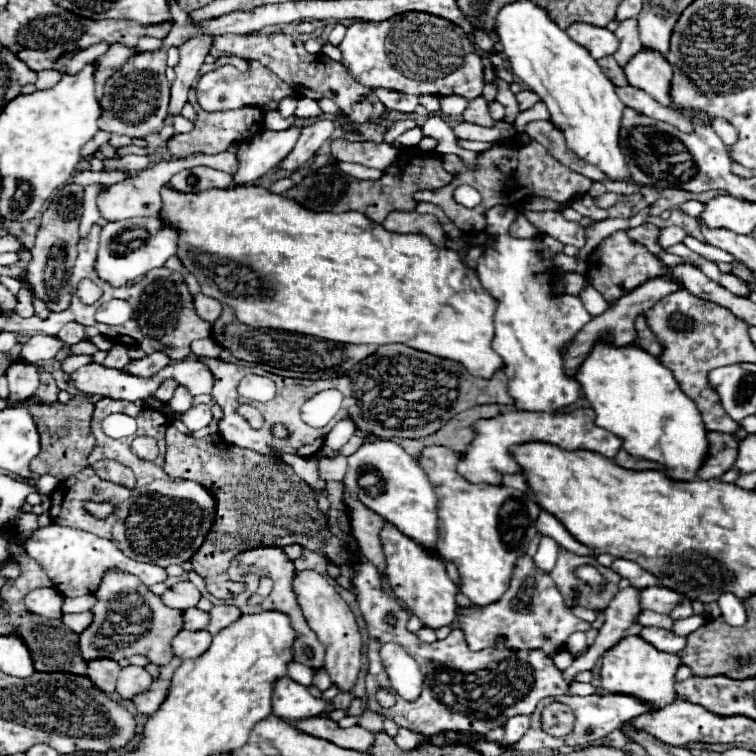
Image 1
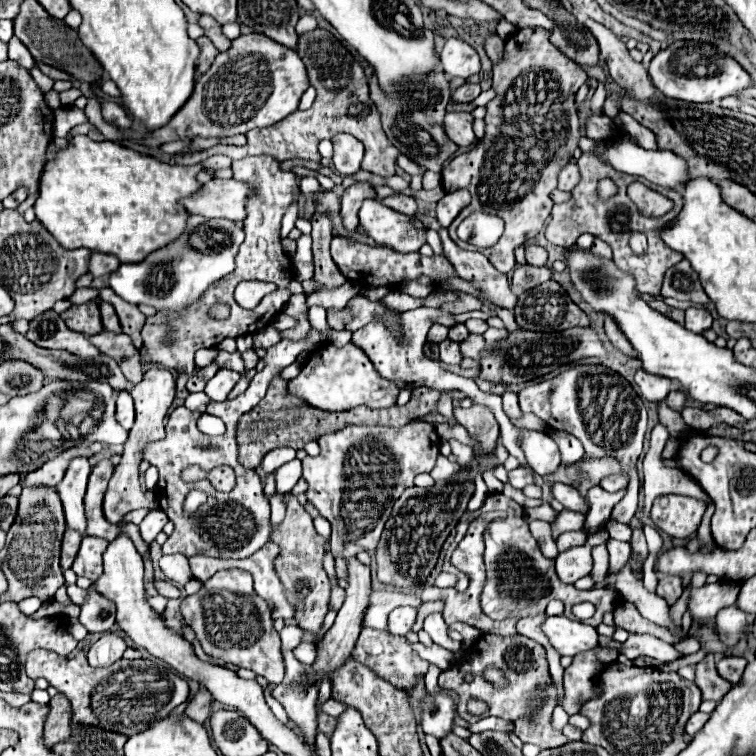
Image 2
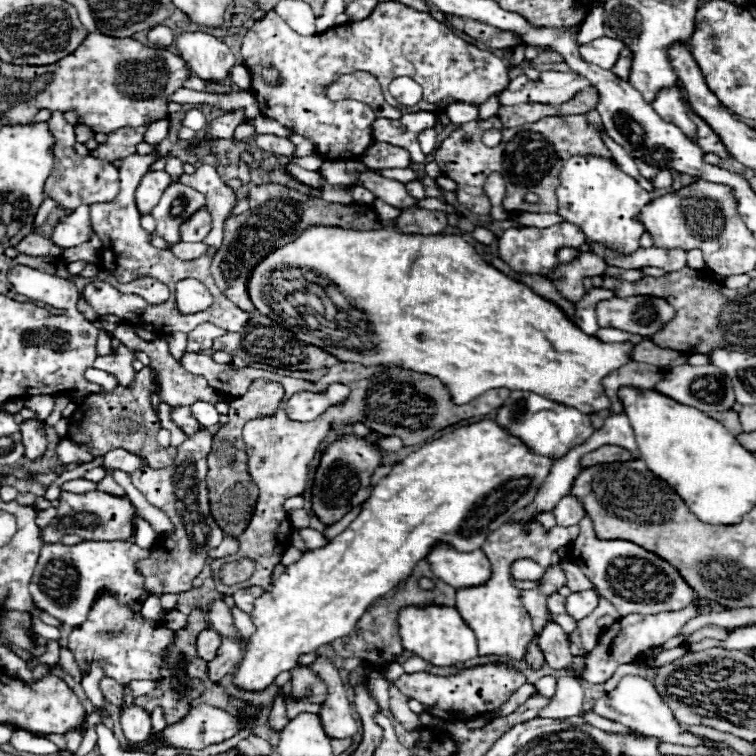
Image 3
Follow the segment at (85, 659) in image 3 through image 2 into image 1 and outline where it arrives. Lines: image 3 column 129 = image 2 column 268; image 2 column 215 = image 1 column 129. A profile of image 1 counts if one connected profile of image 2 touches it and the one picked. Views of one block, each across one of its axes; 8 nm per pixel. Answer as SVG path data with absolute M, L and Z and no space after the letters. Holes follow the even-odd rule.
M108 572L102 578L96 598L98 602L92 608L94 622L80 634L78 642L82 658L112 658L118 662L122 658L142 654L158 666L174 658L170 642L182 630L182 610L164 606L160 596L152 594L136 576L118 572Z

